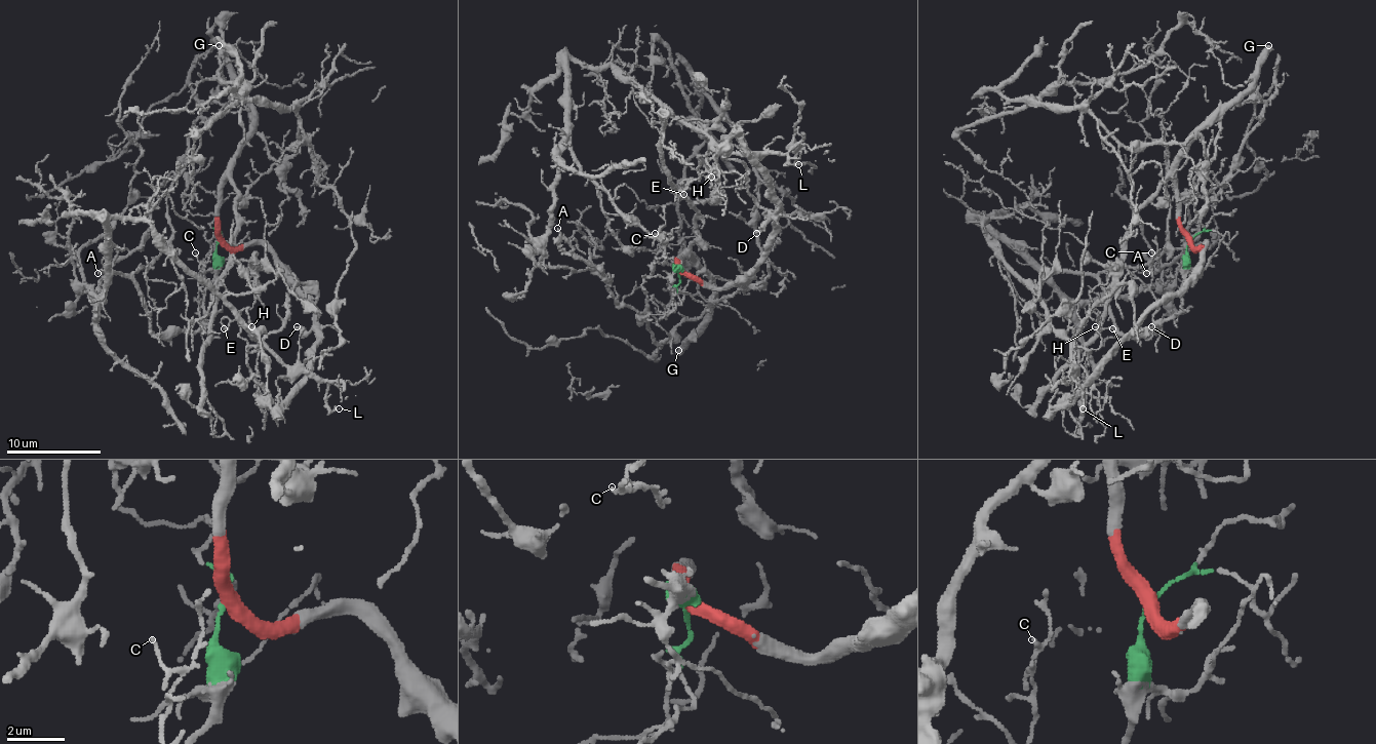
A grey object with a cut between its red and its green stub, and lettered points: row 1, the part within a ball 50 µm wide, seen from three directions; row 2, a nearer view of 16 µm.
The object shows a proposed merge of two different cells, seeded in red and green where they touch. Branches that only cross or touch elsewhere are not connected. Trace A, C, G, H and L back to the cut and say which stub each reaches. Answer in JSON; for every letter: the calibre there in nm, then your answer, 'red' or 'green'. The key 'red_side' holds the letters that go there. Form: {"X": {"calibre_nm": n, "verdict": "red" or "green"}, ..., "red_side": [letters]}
{"A": {"calibre_nm": 190, "verdict": "red"}, "C": {"calibre_nm": 100, "verdict": "green"}, "G": {"calibre_nm": 500, "verdict": "red"}, "H": {"calibre_nm": 120, "verdict": "green"}, "L": {"calibre_nm": 110, "verdict": "green"}, "red_side": ["A", "G"]}

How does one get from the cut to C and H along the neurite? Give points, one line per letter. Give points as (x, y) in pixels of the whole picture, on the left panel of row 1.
C: (218, 241), (213, 281), (206, 288), (204, 321), (199, 307), (199, 260), (194, 253)
H: (218, 241), (194, 331), (154, 334), (140, 288), (109, 270), (109, 220), (145, 220), (258, 350), (251, 326)

